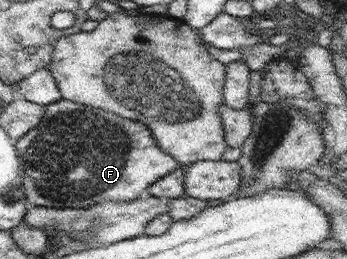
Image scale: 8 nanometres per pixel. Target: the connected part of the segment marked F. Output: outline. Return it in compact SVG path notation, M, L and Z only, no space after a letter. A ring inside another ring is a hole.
M63 98L46 105L42 120L18 139L16 146L23 162L21 186L26 198L35 205L54 209L133 201L180 166L158 146L143 122Z

